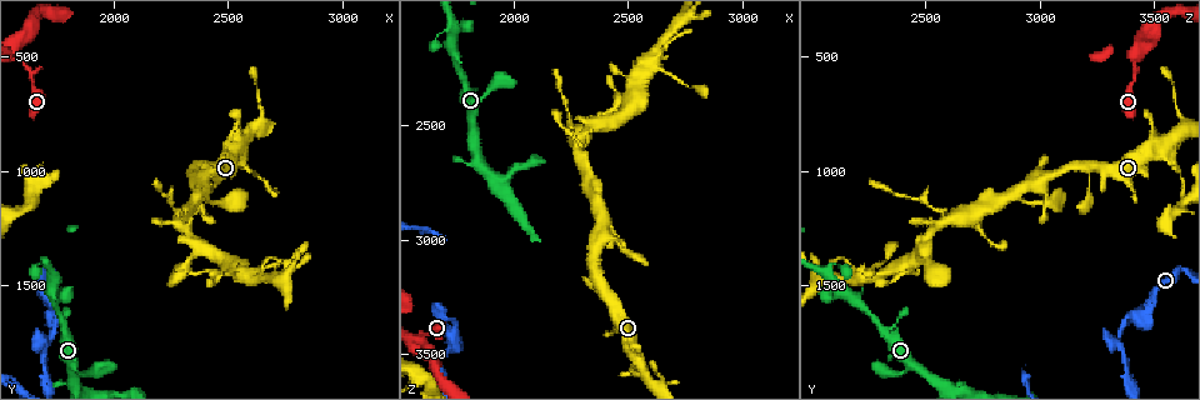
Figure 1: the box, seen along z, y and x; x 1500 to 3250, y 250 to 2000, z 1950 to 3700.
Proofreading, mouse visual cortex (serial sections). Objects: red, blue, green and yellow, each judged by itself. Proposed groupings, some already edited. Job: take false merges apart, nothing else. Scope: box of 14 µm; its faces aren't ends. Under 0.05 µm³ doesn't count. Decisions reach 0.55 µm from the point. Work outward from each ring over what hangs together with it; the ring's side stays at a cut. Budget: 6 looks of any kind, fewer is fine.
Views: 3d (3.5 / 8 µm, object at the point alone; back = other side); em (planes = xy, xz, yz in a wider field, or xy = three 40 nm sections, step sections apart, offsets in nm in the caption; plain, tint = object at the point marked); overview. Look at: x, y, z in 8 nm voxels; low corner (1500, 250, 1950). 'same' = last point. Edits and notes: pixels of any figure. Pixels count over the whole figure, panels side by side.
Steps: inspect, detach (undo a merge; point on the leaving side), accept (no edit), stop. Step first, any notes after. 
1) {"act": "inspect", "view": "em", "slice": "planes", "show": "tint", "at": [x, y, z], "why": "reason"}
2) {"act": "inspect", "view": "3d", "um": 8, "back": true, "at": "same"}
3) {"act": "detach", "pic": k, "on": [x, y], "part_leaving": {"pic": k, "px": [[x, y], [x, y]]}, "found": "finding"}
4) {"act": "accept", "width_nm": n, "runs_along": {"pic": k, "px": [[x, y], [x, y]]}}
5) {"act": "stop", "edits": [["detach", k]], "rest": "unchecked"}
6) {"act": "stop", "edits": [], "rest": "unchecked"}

{"act": "inspect", "view": "3d", "um": 3.5, "at": [1720, 1420, 2070], "why": "three-way junction"}

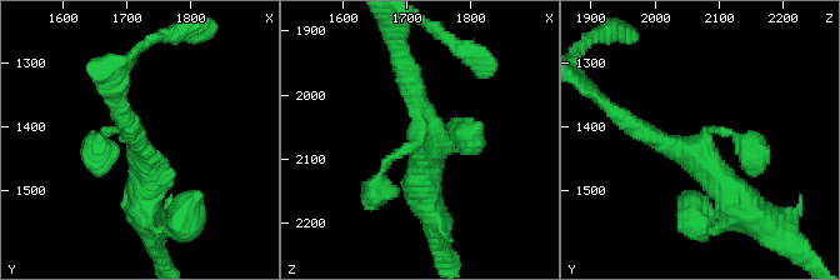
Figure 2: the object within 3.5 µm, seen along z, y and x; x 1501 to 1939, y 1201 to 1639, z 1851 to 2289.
{"act": "inspect", "view": "em", "slice": "xy", "step": 5, "show": "tint", "at": [1715, 1425, 2080], "why": "now the EM"}

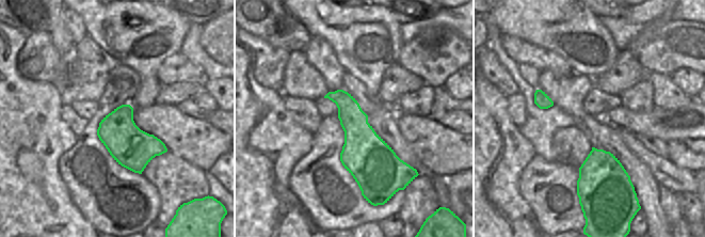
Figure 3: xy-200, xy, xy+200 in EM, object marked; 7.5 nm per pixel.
{"act": "accept", "arms": 3, "runs_along": {"pic": 2, "px": [[143, 210], [135, 141], [108, 130], [93, 156]]}, "found": "all the same cell"}

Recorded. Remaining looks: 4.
{"act": "inspect", "view": "3d", "um": 8, "at": [1630, 560, 3410]}

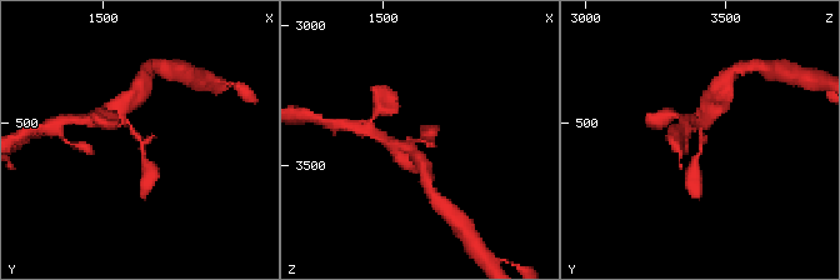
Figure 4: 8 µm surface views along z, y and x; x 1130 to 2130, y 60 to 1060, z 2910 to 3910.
{"act": "inspect", "view": "em", "slice": "xy", "step": 3, "show": "tint", "at": [1630, 550, 3420]}

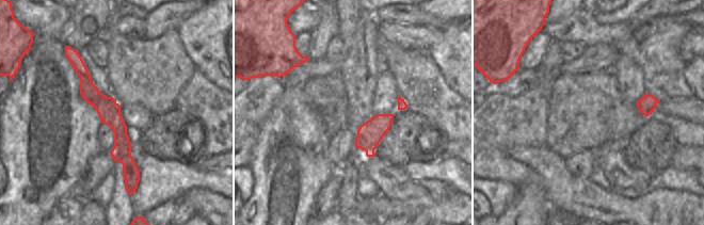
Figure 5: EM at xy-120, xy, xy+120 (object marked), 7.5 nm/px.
{"act": "accept", "runs_along": {"pic": 4, "px": [[148, 169], [141, 141], [119, 113]]}, "found": "one cell here"}

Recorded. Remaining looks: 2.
{"act": "inspect", "view": "3d", "um": 3.5, "at": [2280, 1230, 2580], "why": "thin arm on a thick one"}

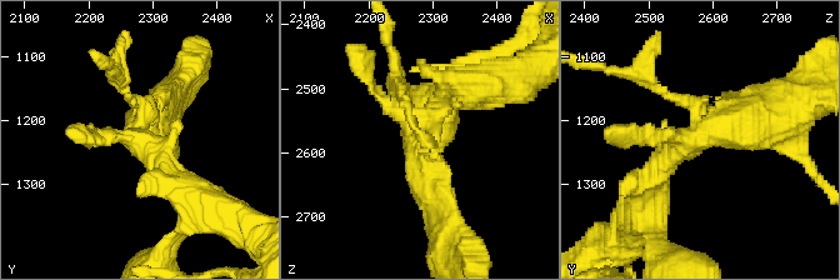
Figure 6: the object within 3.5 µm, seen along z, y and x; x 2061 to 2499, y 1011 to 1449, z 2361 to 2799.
{"act": "inspect", "view": "em", "slice": "xy", "step": 1, "show": "tint", "at": [2275, 1225, 2575]}

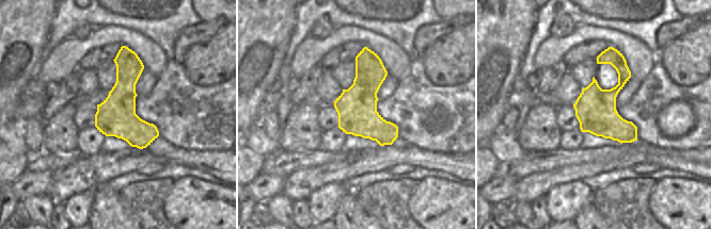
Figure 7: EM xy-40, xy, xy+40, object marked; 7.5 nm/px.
{"act": "accept", "found": "all the same cell"}

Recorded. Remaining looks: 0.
{"act": "stop", "edits": [], "rest": "unchecked"}

